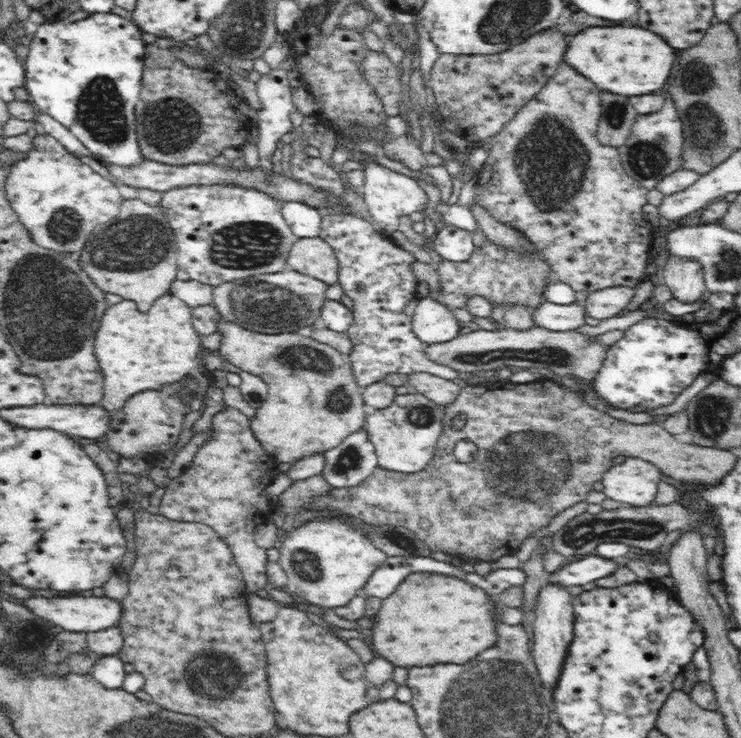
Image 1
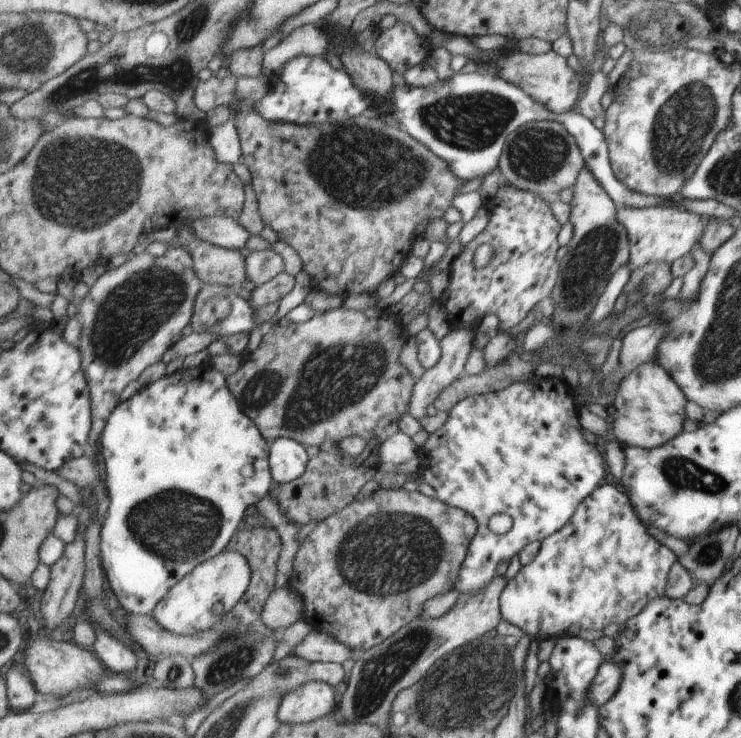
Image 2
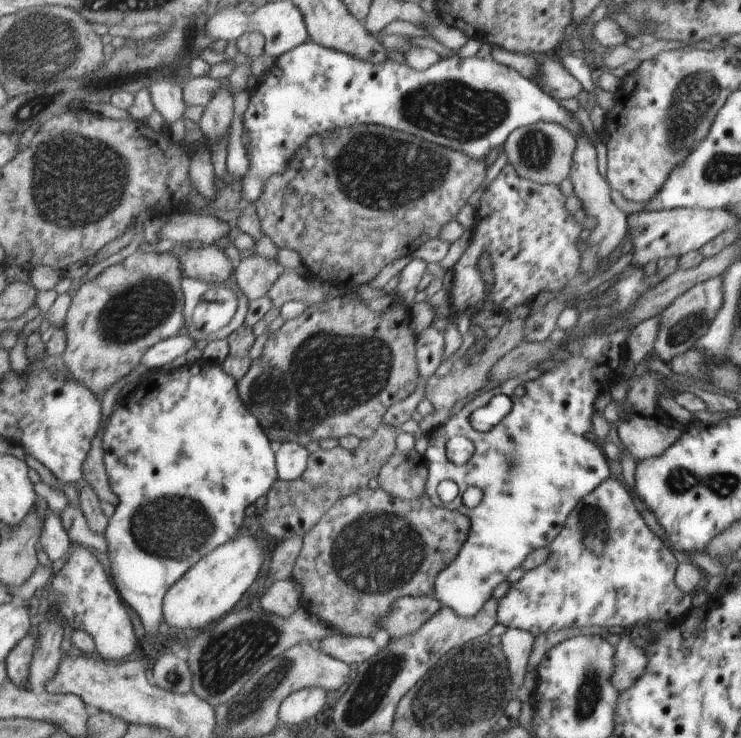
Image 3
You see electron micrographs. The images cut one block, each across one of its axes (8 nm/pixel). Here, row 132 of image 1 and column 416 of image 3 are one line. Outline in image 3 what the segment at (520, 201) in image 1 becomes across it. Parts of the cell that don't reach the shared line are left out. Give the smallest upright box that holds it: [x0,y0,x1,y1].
[291,489,470,639]

